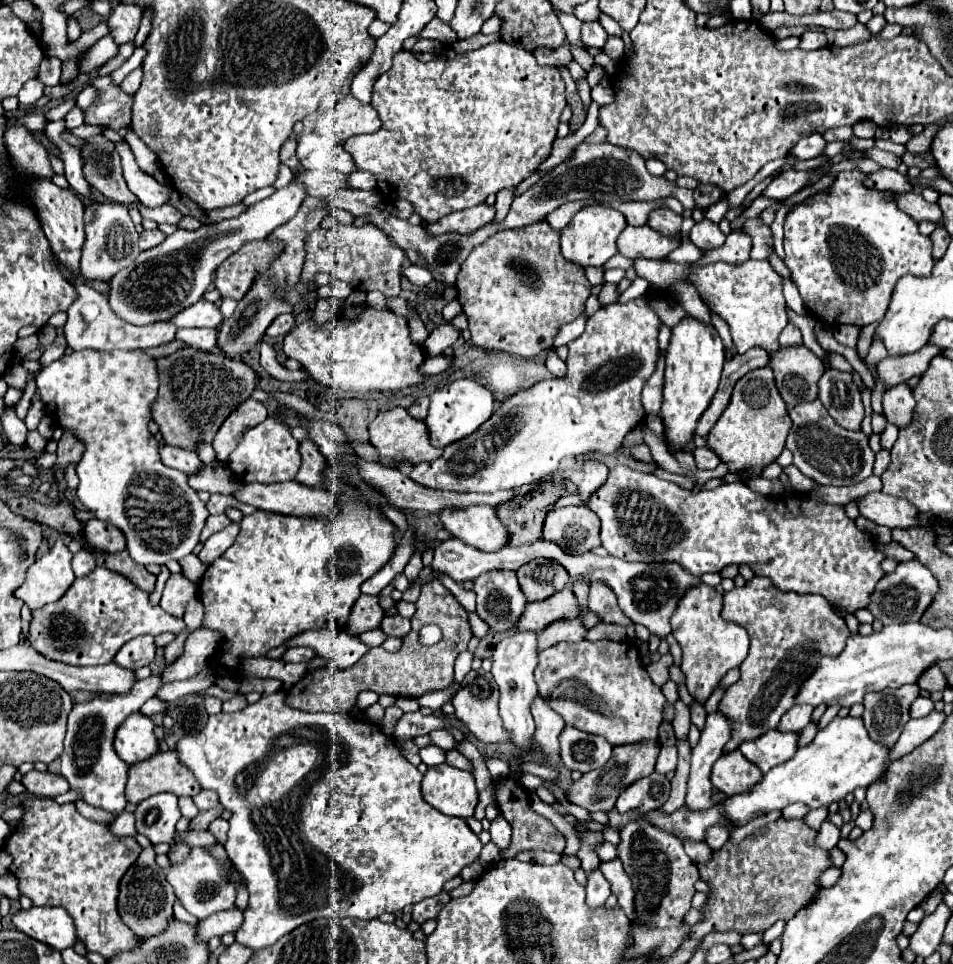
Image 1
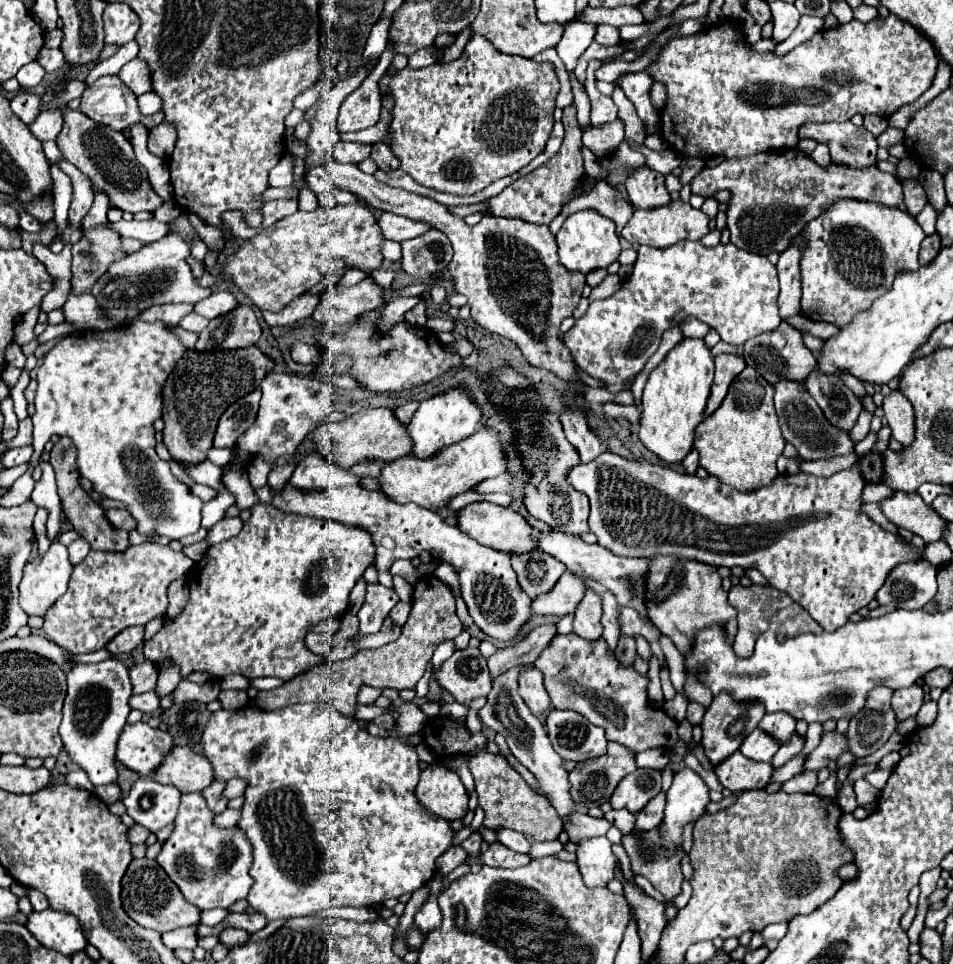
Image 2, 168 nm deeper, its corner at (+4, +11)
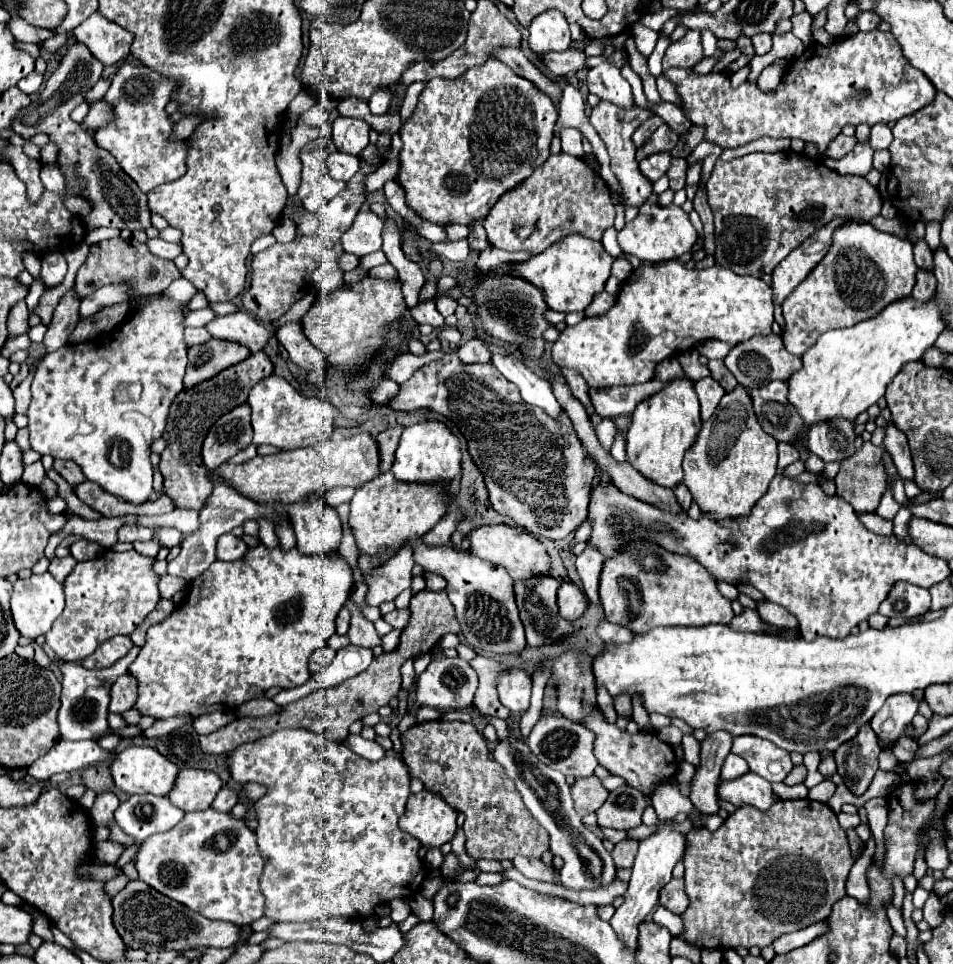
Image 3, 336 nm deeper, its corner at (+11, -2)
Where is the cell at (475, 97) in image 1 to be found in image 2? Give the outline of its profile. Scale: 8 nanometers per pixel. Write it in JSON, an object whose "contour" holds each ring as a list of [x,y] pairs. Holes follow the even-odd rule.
{"contour":[[[472,37],[456,61],[434,63],[418,71],[404,67],[396,75],[382,77],[380,93],[392,93],[396,99],[394,119],[384,141],[400,159],[400,167],[420,185],[452,195],[474,195],[496,179],[520,171],[544,151],[554,125],[552,113],[556,109],[558,89],[552,63],[504,55],[484,37]]]}

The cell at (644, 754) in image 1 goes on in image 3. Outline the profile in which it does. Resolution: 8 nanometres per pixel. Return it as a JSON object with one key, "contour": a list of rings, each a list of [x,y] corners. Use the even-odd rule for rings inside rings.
{"contour":[[[593,774],[589,778],[577,778],[571,786],[575,810],[579,816],[595,812],[609,796],[609,790],[601,784],[601,780]]]}

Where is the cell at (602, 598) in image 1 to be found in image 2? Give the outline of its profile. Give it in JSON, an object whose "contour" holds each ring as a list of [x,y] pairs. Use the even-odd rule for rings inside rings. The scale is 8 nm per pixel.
{"contour":[[[588,589],[586,597],[582,599],[582,603],[576,609],[572,633],[576,633],[578,637],[584,637],[588,641],[600,639],[602,637],[600,617],[602,617],[602,599],[594,591]]]}

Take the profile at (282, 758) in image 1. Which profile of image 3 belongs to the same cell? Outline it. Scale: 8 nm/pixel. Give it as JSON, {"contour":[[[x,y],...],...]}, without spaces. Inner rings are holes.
{"contour":[[[285,728],[285,730],[277,730],[269,736],[263,736],[255,742],[247,742],[247,744],[241,744],[239,748],[235,748],[231,754],[227,754],[227,770],[237,784],[257,782],[267,788],[265,796],[261,796],[255,802],[255,814],[257,814],[255,836],[257,836],[259,854],[265,860],[265,866],[261,872],[261,886],[259,886],[265,896],[265,912],[263,912],[265,918],[275,920],[275,922],[315,922],[315,920],[337,918],[337,916],[349,918],[349,920],[363,920],[373,914],[373,908],[377,904],[387,904],[393,898],[409,898],[411,894],[415,896],[421,890],[421,884],[427,878],[427,866],[419,858],[421,842],[399,828],[399,818],[403,816],[405,802],[411,794],[411,788],[409,788],[411,774],[399,756],[385,756],[377,762],[369,762],[369,760],[357,756],[355,752],[351,752],[343,742],[325,740],[317,732],[305,730],[305,728]]]}

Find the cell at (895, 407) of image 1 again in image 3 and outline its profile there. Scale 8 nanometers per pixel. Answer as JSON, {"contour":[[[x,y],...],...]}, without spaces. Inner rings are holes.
{"contour":[[[887,424],[885,426],[885,440],[883,440],[883,448],[891,454],[897,472],[901,478],[913,478],[913,462],[911,462],[911,452],[909,452],[909,444],[905,434],[895,426],[895,424]]]}

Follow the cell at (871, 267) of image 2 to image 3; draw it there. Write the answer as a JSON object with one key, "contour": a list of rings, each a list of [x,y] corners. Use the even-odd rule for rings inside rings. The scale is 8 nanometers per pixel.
{"contour":[[[869,222],[841,224],[833,232],[833,242],[825,258],[783,302],[787,328],[781,336],[785,348],[795,356],[803,356],[803,352],[809,350],[823,332],[855,326],[857,322],[871,318],[889,302],[909,296],[915,286],[915,274],[917,264],[913,262],[913,248],[909,240],[881,232]],[[863,290],[869,296],[865,302],[857,298]]]}

